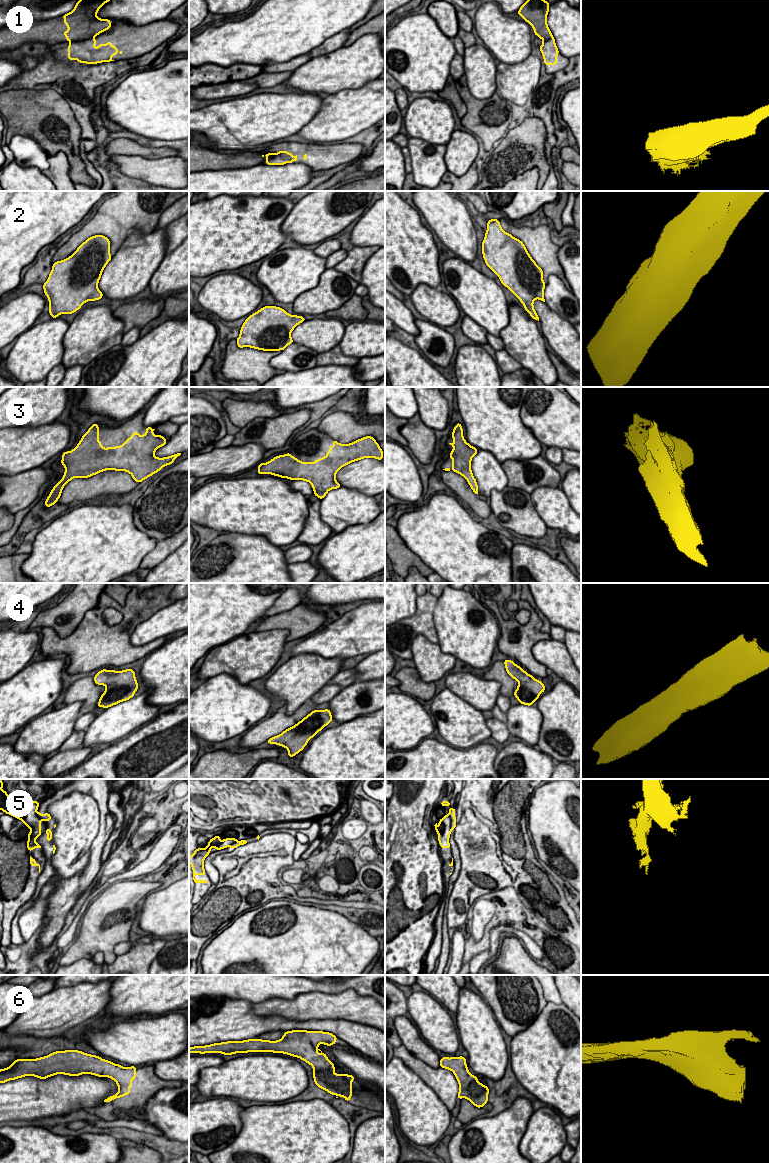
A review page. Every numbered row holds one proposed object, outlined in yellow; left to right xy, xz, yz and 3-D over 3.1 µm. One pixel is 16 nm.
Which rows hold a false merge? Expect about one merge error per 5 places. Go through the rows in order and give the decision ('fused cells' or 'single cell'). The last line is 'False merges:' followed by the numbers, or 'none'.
1: fused cells
2: single cell
3: single cell
4: single cell
5: fused cells
6: single cell
False merges: 1, 5

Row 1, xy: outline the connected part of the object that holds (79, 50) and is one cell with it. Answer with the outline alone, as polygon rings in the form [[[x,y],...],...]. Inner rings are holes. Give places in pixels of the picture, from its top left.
[[[95,37],[71,42],[68,45],[68,60],[77,60],[79,63],[89,65],[114,61],[111,57],[115,56],[119,50],[112,45],[111,41],[107,44],[99,43],[99,47],[96,48]]]

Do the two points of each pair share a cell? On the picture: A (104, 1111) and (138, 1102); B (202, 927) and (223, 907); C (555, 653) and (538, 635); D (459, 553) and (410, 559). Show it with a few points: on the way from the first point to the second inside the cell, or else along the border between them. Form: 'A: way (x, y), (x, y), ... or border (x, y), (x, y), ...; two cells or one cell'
A: way (112, 1103), (130, 1102); one cell
B: way (209, 927), (220, 917), (220, 914); one cell
C: border (551, 638), (533, 645), (532, 655), (538, 662); two cells
D: border (404, 541), (434, 571); two cells

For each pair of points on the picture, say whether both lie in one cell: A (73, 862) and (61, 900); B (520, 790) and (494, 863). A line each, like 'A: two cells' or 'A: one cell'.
A: two cells
B: one cell

